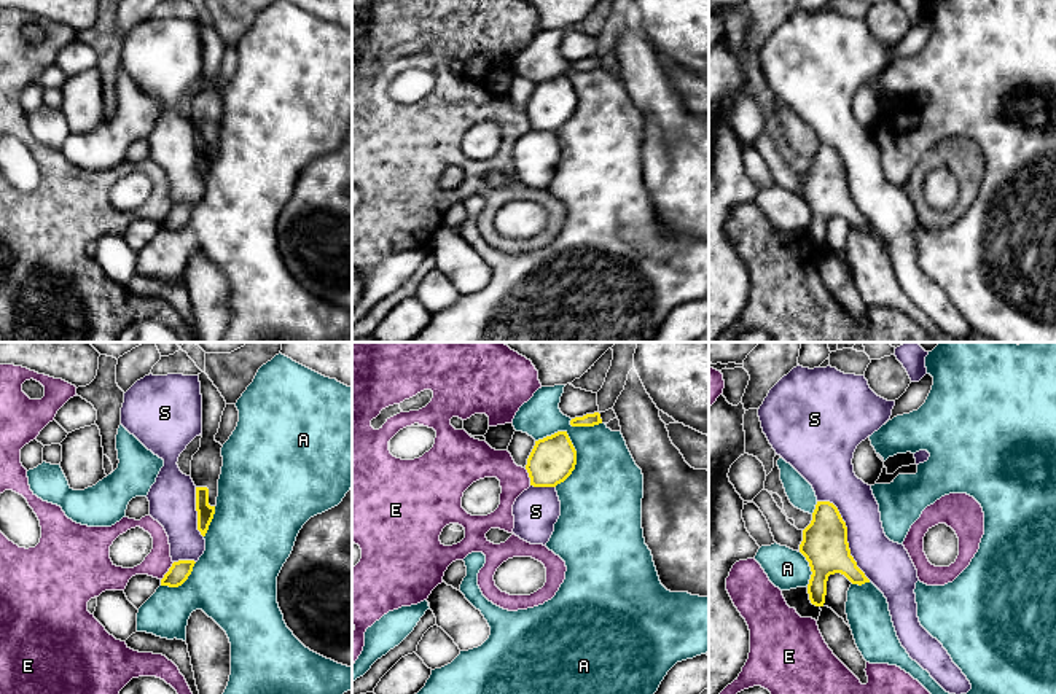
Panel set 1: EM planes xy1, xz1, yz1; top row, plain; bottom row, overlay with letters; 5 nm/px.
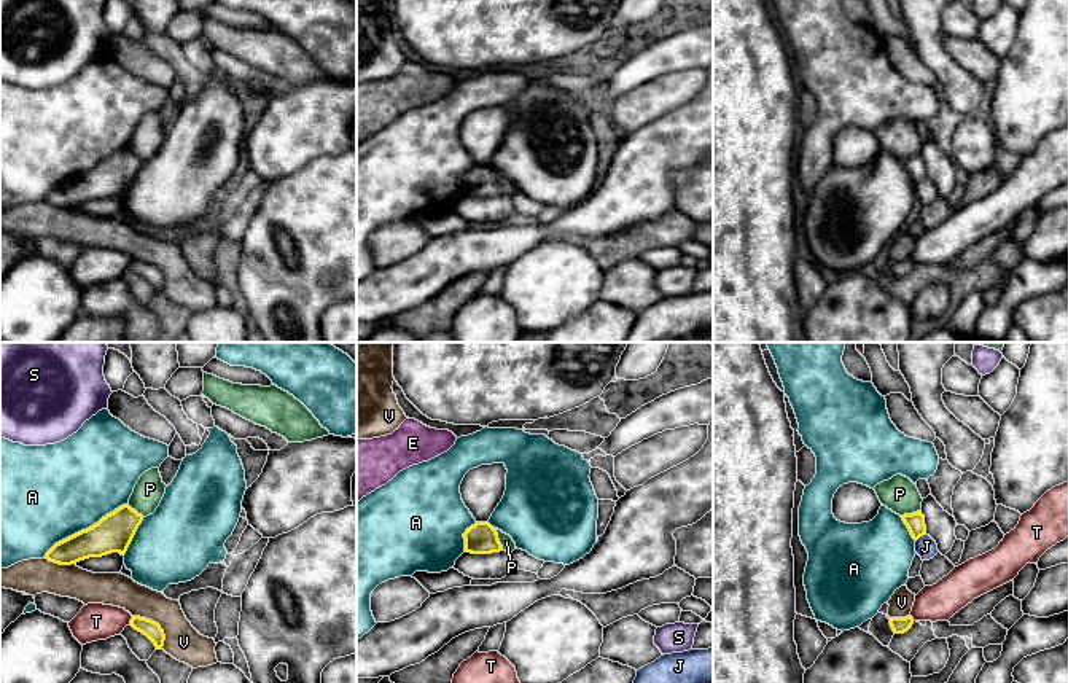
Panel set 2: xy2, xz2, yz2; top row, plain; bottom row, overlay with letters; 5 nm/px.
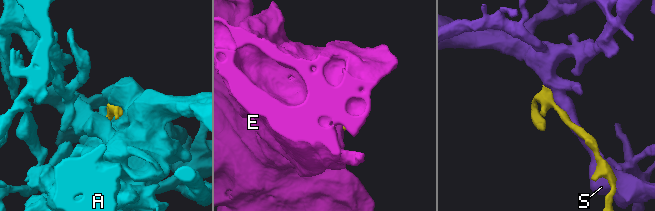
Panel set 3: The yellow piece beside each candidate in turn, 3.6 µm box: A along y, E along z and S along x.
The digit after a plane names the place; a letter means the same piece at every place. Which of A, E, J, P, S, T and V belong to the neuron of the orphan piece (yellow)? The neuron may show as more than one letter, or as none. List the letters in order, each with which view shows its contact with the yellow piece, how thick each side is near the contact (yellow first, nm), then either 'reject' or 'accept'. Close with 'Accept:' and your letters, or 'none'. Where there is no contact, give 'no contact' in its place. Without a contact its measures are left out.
A: meets yellow in xz1; 240 nm thick on the yellow side, 420 nm on the other; reject
E: meets yellow in xy1; 100 nm thick on the yellow side, 140 nm on the other; reject
J: meets yellow in yz2; 100 nm thick on the yellow side, 110 nm on the other; reject
P: meets yellow in xz2; 160 nm thick on the yellow side, 70 nm on the other; reject
S: meets yellow in yz1; 220 nm thick on the yellow side, 240 nm on the other; reject
T: meets yellow in xy2; 90 nm thick on the yellow side, 190 nm on the other; reject
V: meets yellow in xy2; 90 nm thick on the yellow side, 180 nm on the other; reject
Accept: none

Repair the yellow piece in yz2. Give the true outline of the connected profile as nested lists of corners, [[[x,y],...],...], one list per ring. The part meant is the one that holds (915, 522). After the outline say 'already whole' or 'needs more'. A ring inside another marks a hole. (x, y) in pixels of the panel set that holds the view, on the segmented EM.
[[[922,511],[904,514],[901,517],[915,541],[926,533],[925,516]]]; already whole

